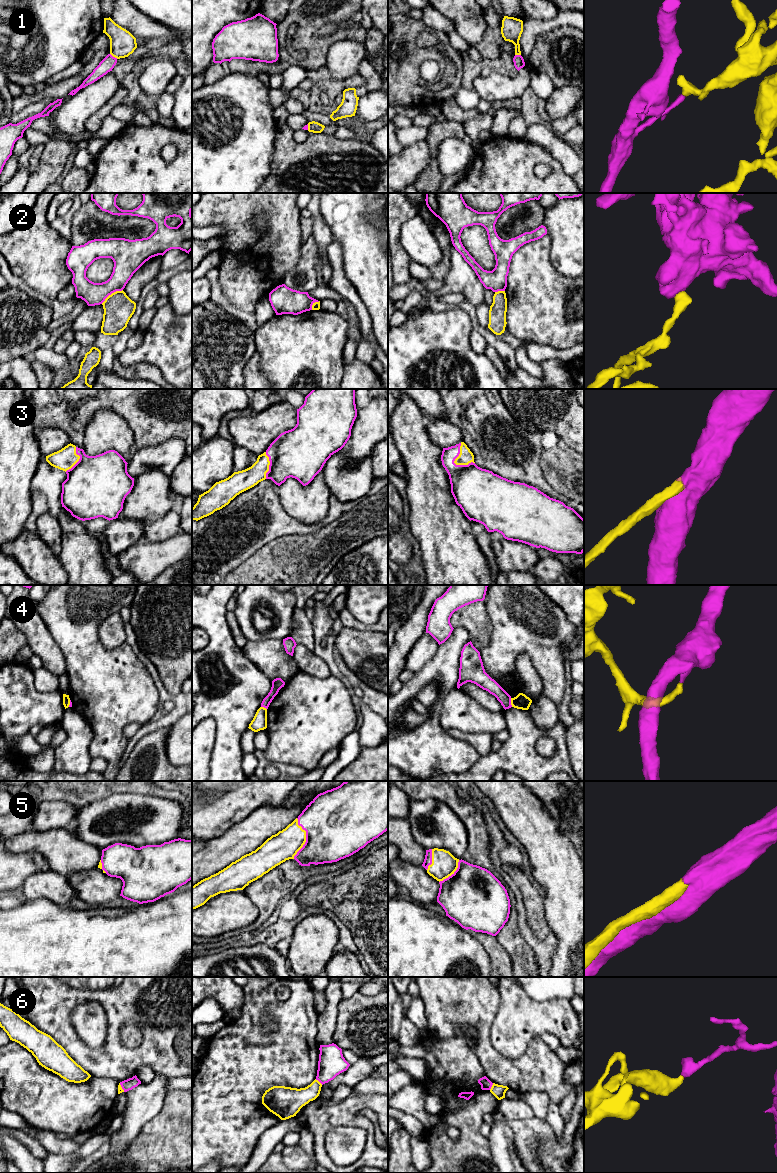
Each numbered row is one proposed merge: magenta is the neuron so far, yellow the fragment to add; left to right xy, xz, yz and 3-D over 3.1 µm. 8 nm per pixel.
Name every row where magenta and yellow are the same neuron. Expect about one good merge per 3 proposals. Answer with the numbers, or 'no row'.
3, 5

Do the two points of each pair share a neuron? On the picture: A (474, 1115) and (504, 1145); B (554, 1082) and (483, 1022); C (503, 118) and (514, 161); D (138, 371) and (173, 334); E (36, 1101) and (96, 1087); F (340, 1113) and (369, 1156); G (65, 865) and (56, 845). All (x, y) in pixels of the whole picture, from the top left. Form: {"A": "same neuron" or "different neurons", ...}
{"A": "different neurons", "B": "same neuron", "C": "different neurons", "D": "different neurons", "E": "same neuron", "F": "same neuron", "G": "same neuron"}

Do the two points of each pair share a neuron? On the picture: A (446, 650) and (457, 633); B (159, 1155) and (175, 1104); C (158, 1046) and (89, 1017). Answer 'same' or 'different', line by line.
A: same
B: same
C: different

